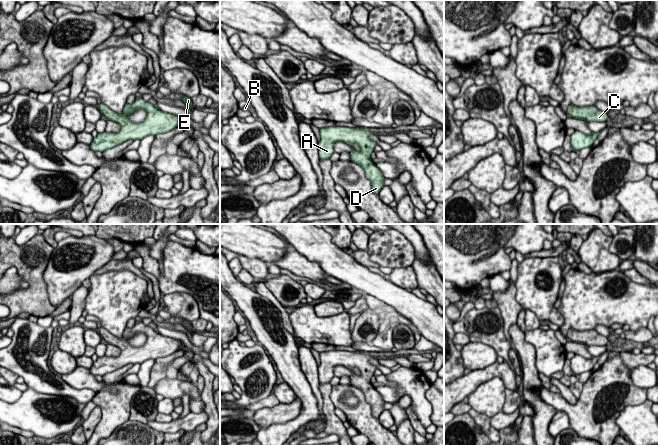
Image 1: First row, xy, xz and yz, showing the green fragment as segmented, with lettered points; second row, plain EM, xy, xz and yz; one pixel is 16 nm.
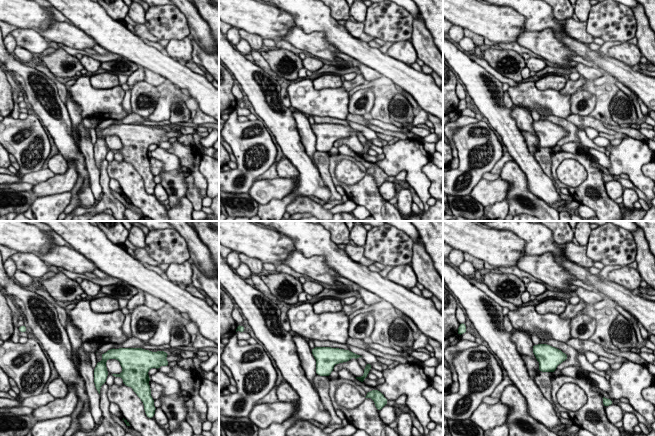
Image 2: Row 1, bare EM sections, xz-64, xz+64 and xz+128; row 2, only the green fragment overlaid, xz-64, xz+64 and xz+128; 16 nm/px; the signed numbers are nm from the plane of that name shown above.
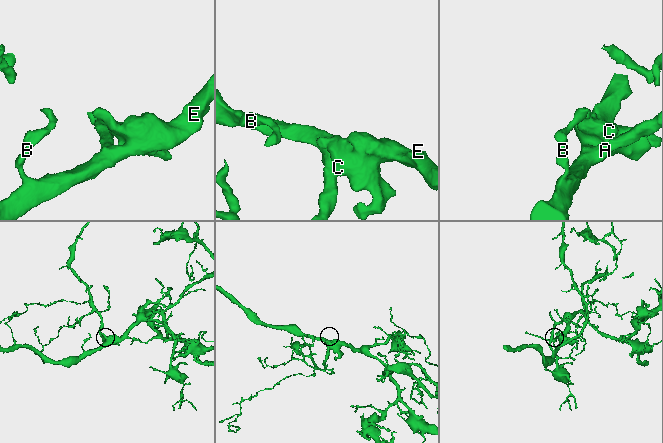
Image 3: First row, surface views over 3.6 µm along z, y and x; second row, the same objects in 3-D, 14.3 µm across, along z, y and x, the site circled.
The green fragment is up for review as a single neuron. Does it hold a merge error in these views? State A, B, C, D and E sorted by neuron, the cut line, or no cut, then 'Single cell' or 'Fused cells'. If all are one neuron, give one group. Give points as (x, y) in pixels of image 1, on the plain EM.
Groups: A B C D E. No split. Single cell

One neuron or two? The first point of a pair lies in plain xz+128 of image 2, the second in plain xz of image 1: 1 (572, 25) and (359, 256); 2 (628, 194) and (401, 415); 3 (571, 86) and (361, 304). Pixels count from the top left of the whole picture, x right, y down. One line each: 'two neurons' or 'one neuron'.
1: one neuron
2: two neurons
3: one neuron

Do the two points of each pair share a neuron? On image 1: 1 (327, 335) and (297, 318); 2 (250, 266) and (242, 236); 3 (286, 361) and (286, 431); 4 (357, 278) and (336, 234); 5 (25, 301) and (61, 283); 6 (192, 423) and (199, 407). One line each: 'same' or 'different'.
1: same
2: different
3: same
4: different
5: different
6: different

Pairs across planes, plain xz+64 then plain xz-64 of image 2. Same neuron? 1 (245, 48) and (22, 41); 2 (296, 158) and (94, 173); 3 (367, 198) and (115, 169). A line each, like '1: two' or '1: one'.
1: two
2: two
3: one

